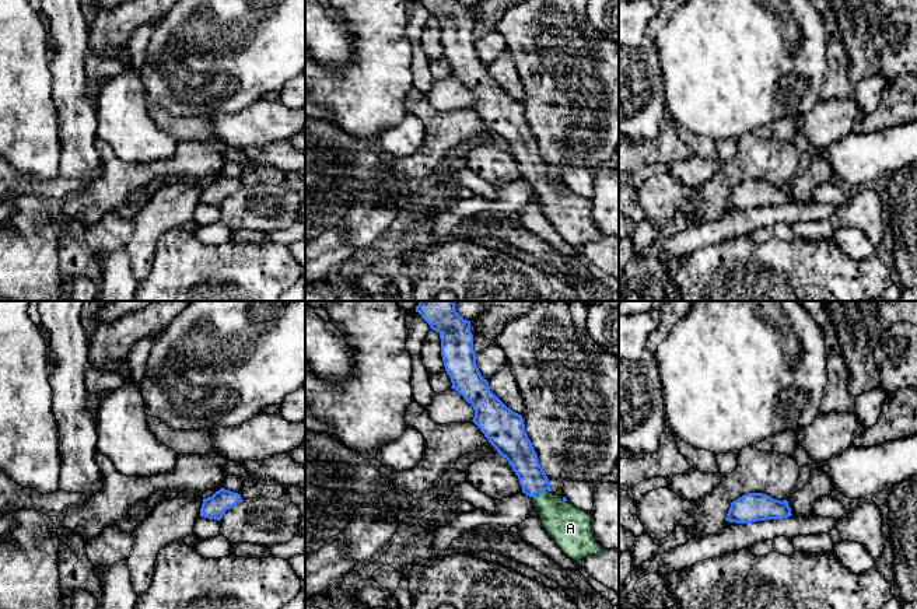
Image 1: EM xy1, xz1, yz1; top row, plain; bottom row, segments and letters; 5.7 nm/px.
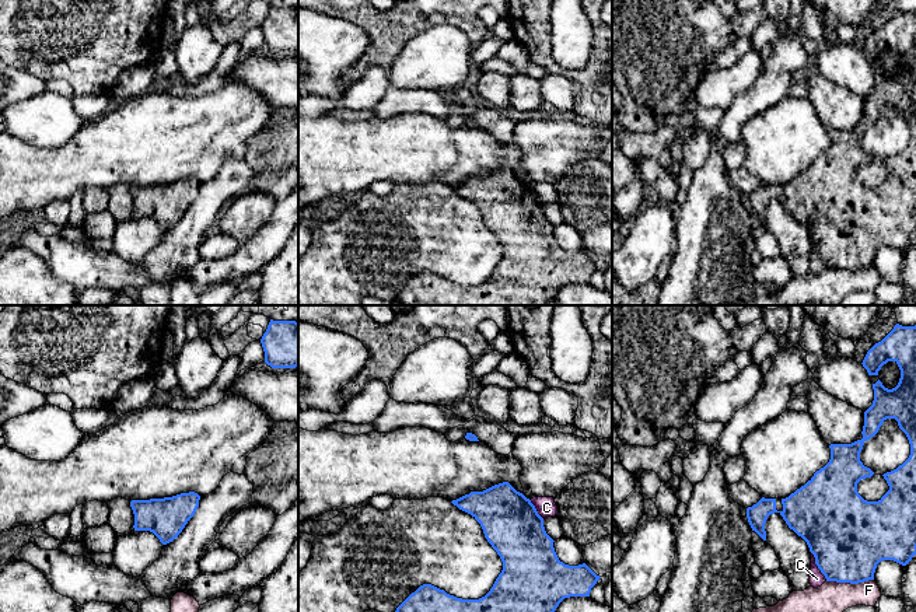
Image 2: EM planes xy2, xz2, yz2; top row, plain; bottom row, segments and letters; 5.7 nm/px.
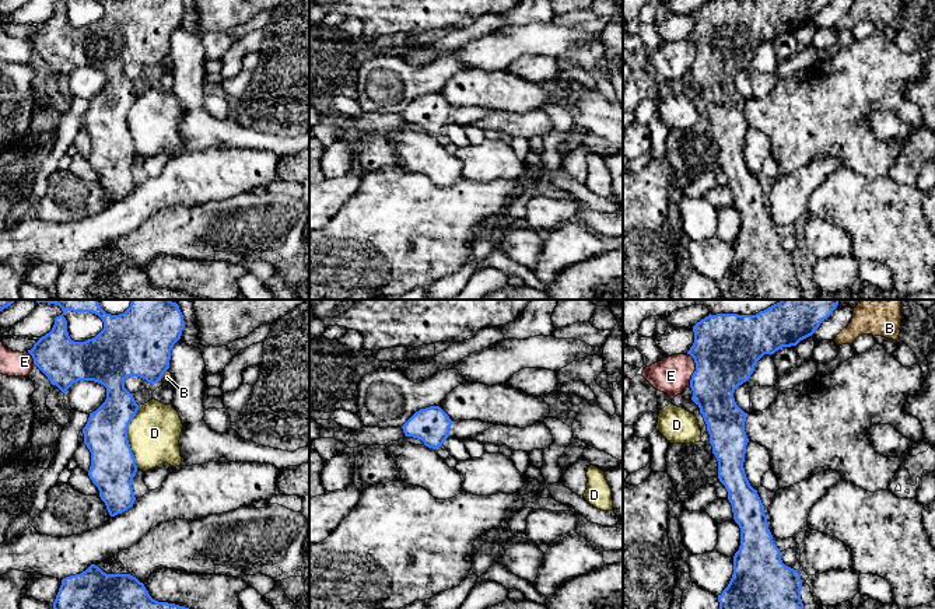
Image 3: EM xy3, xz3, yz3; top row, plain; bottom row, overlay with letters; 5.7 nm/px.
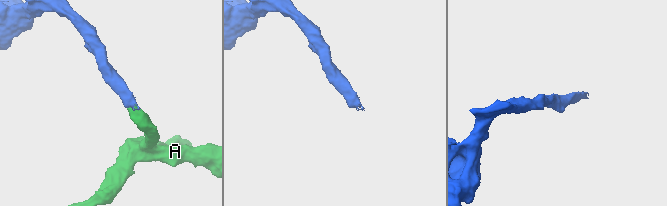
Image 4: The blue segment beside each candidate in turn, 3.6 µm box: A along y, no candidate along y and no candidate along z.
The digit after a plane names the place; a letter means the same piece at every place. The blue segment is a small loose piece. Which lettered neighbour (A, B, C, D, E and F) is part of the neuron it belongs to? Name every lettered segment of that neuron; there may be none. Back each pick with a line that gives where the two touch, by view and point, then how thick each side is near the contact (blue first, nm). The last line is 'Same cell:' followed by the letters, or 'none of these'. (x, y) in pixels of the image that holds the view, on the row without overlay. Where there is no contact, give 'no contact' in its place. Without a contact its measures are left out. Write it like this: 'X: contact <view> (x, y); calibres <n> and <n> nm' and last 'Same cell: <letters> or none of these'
A: contact xz1 (541, 178); calibres 160 and 240 nm
Same cell: A

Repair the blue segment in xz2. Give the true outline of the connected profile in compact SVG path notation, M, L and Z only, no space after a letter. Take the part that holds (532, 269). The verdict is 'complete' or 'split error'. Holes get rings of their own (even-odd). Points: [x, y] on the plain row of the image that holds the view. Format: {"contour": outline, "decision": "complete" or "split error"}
{"contour": "M508 168L494 171L483 178L471 178L451 189L480 210L485 224L503 248L503 256L490 277L479 286L457 284L431 270L423 270L396 294L395 301L399 305L546 305L564 284L590 283L591 274L601 265L585 249L569 252L559 246L553 234L555 227L545 217L543 204L531 186Z", "decision": "complete"}

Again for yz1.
{"contour": "M748 179L731 189L725 207L752 210L766 206L783 206L791 202L787 186L774 186L763 179Z", "decision": "complete"}

